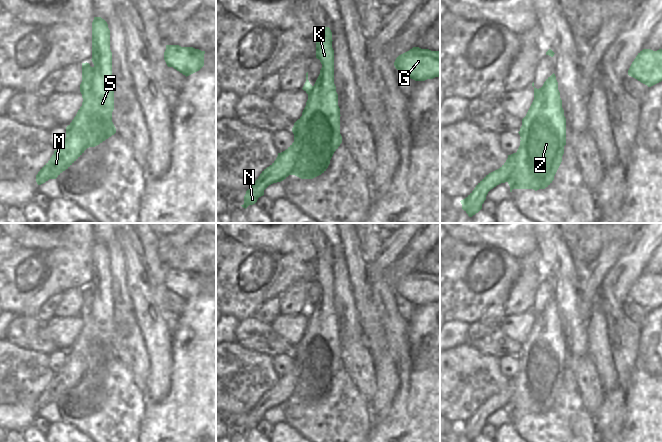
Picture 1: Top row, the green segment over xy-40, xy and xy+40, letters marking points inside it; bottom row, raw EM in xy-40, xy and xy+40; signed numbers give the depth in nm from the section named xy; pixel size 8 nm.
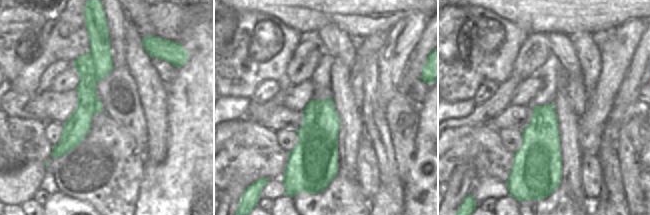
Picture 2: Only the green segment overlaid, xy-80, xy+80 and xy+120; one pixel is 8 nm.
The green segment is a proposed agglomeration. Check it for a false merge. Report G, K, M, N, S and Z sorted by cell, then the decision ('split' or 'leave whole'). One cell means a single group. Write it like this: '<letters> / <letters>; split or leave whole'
G M N / K S Z; split

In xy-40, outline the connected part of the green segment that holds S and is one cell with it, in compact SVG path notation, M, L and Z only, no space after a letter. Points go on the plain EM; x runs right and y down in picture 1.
M101 241L92 246L92 286L94 288L94 336L88 342L86 372L95 371L114 359L116 352L112 346L114 334L114 302L112 300L112 276L110 274L110 254Z

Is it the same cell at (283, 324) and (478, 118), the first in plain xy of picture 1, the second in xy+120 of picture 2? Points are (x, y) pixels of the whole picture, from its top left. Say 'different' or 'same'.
different

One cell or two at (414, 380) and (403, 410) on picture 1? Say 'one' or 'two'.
one

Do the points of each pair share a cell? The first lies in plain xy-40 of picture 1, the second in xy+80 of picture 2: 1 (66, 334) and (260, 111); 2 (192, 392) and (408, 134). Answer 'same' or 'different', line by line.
1: different
2: different

